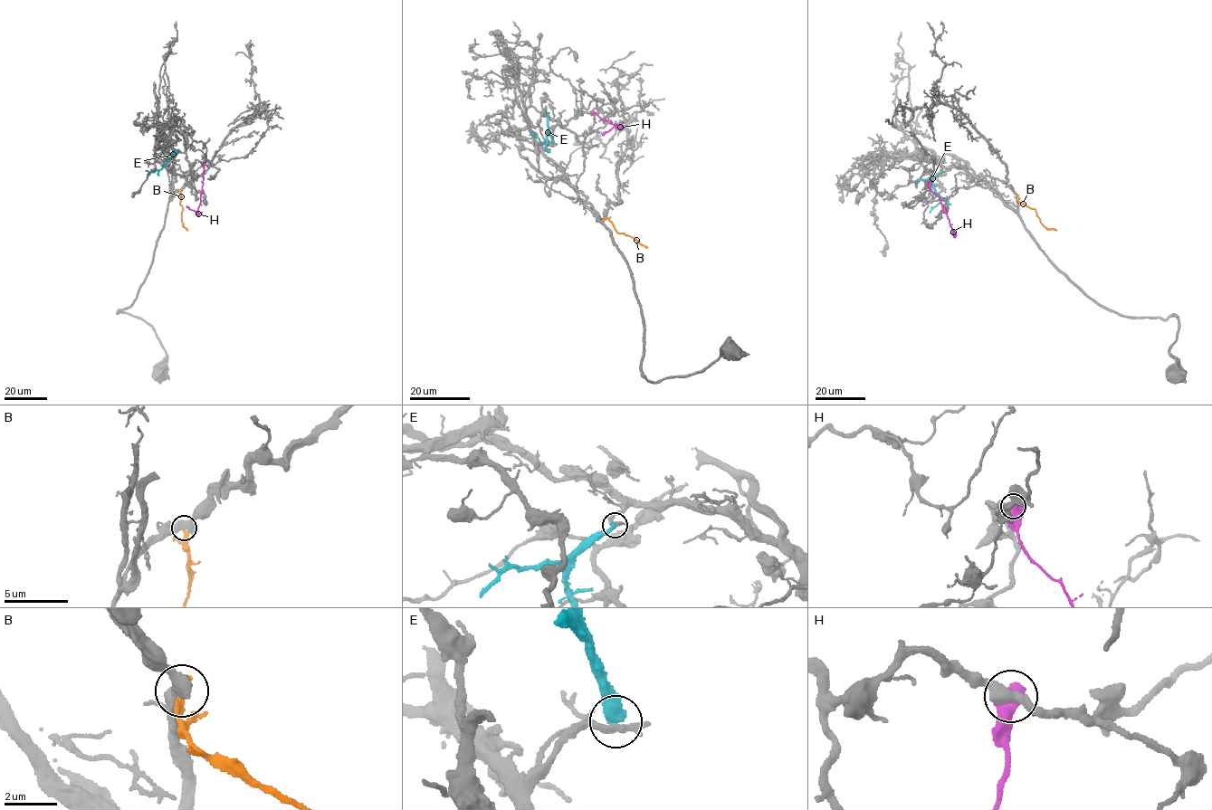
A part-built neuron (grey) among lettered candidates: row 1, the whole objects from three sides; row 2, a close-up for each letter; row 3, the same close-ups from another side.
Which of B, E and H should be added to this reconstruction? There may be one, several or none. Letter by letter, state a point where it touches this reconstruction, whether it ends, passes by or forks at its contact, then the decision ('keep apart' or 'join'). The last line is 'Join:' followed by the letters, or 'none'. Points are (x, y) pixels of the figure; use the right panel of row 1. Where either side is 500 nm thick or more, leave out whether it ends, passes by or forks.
B: meets grey at (1017, 196); it ends there; keep apart
E: meets grey at (941, 171); it ends there; keep apart
H: meets grey at (929, 182); join
Join: H

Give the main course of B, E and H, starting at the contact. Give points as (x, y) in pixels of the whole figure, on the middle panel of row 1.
B: (604, 219), (606, 217), (617, 233), (624, 233), (648, 247)
E: (553, 143), (548, 131), (546, 143), (529, 132)
H: (591, 113), (595, 111), (603, 119), (616, 124), (616, 127), (602, 135)

